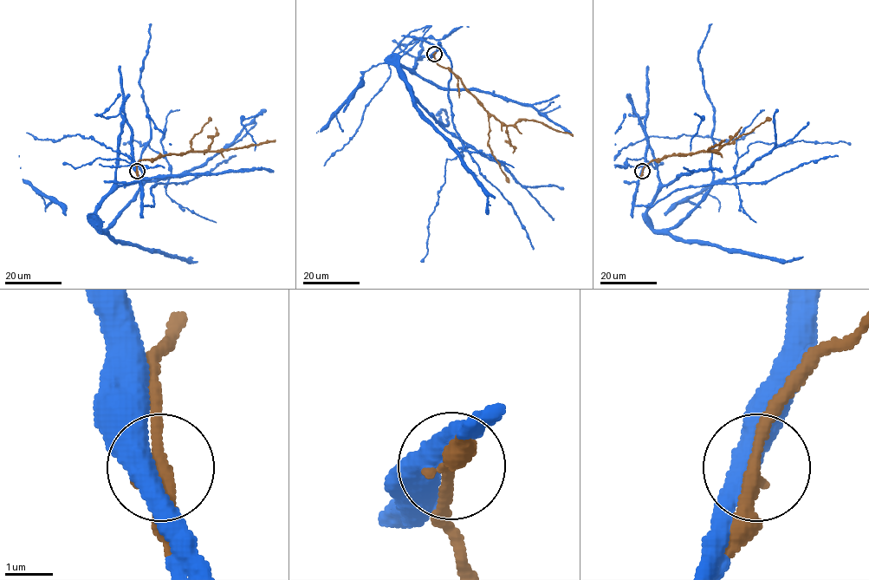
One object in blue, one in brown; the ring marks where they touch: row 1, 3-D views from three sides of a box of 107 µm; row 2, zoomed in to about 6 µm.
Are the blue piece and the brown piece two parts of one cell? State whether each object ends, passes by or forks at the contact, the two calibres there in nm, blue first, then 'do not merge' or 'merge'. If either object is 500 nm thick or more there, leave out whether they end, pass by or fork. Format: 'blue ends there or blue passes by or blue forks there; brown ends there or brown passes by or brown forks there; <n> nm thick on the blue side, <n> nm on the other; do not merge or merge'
blue passes by; brown passes by; 480 nm thick on the blue side, 320 nm on the other; merge

